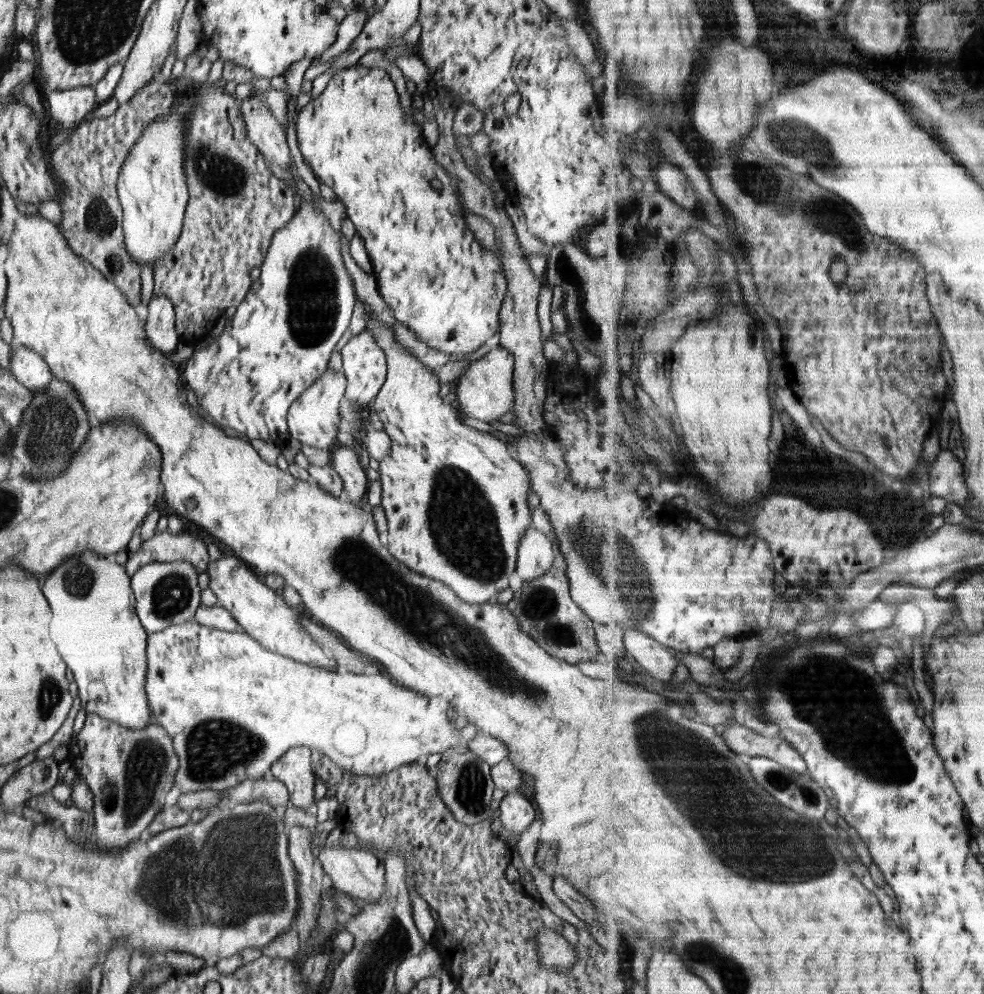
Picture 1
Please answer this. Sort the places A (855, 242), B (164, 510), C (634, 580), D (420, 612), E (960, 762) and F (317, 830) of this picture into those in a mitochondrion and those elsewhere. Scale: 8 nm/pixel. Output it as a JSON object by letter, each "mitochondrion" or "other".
{"A":"mitochondrion","B":"other","C":"mitochondrion","D":"mitochondrion","E":"other","F":"other"}

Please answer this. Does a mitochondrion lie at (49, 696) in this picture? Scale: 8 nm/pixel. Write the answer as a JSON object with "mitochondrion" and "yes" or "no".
{"mitochondrion":"yes"}

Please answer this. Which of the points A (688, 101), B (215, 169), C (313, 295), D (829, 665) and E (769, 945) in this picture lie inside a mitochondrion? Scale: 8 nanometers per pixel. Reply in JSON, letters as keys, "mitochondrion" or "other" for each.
{"A":"other","B":"mitochondrion","C":"mitochondrion","D":"mitochondrion","E":"other"}

